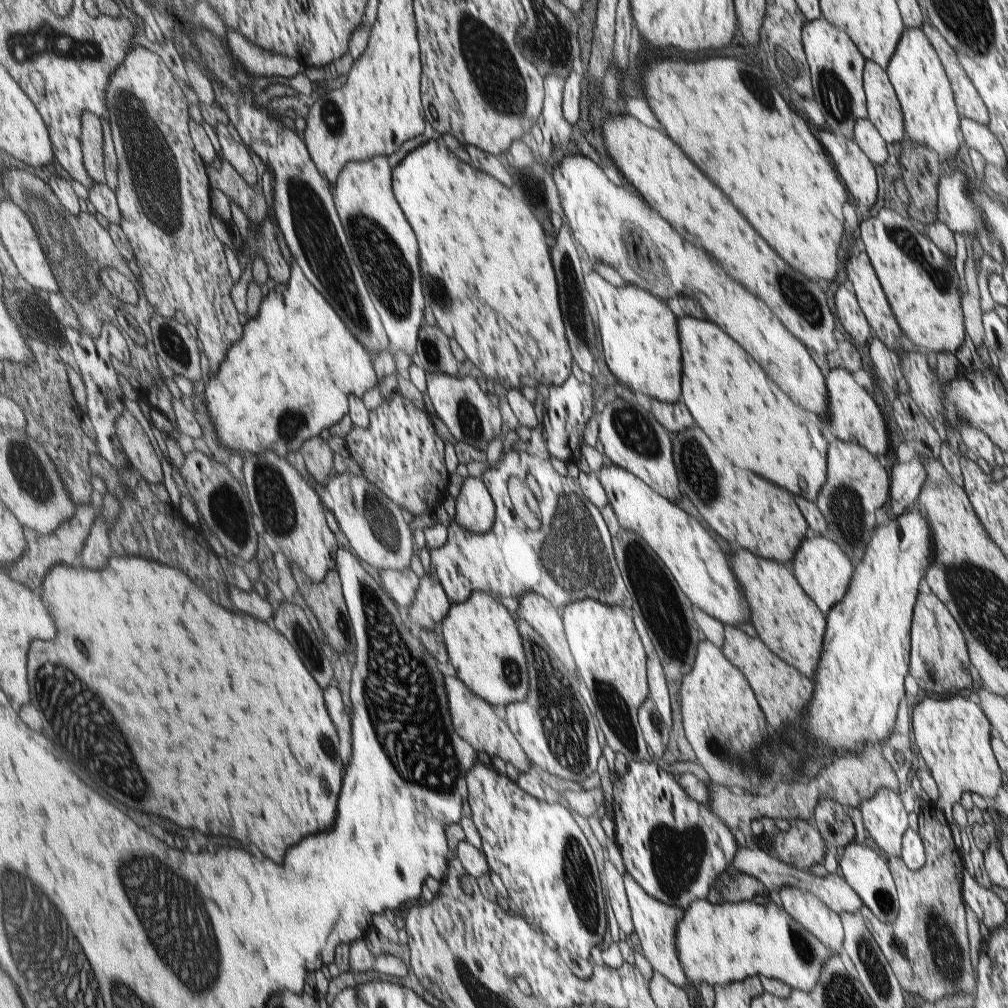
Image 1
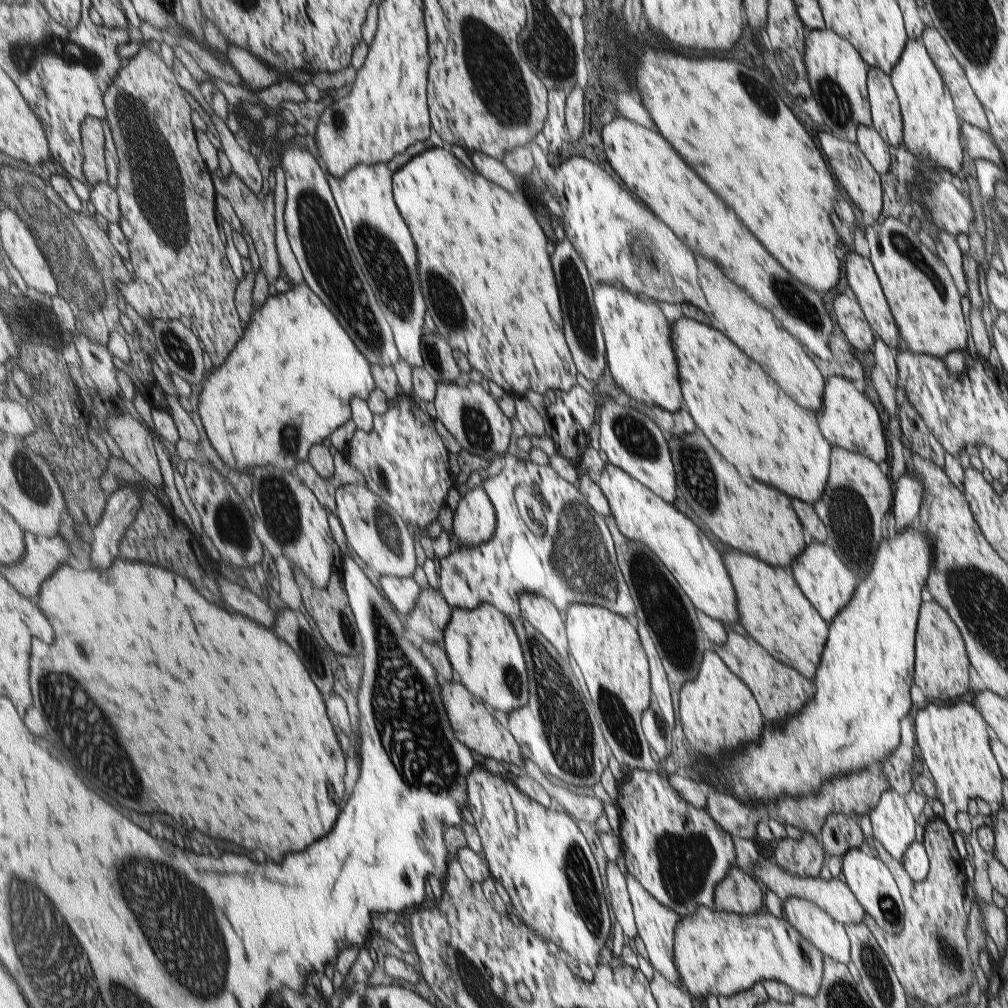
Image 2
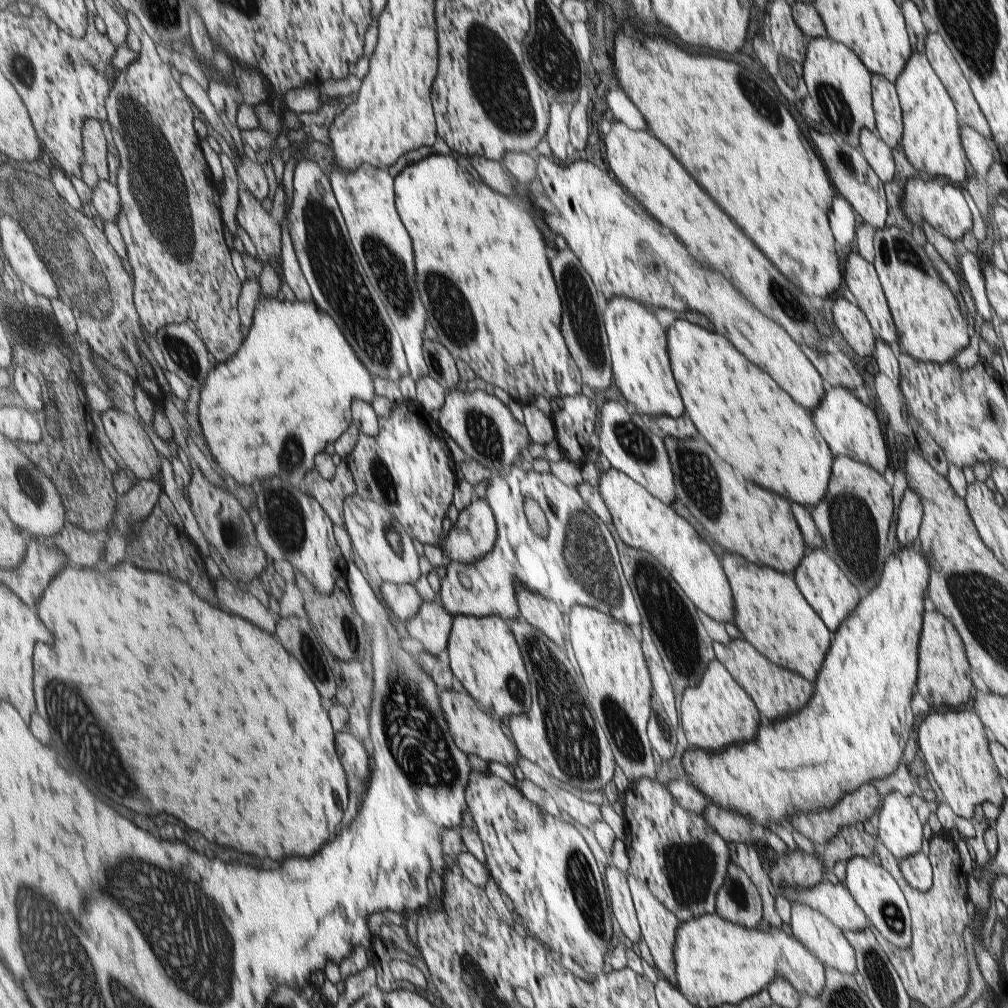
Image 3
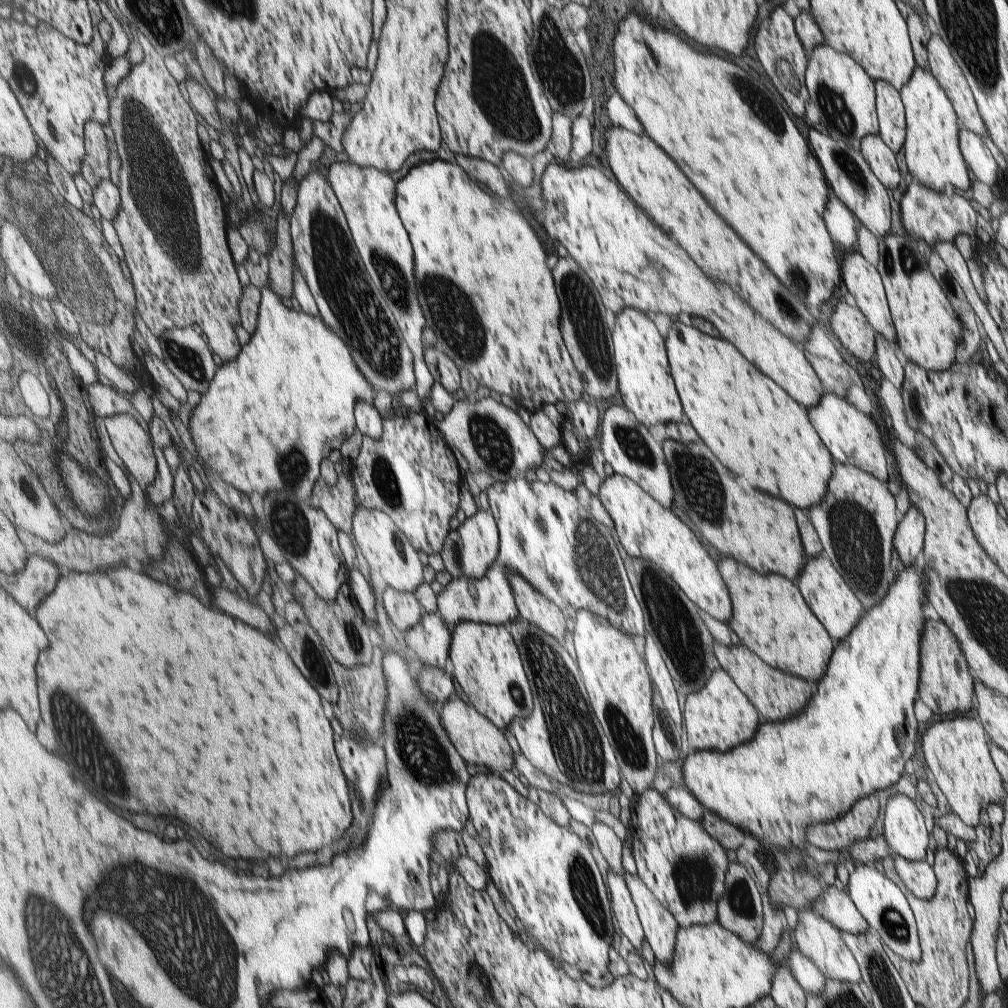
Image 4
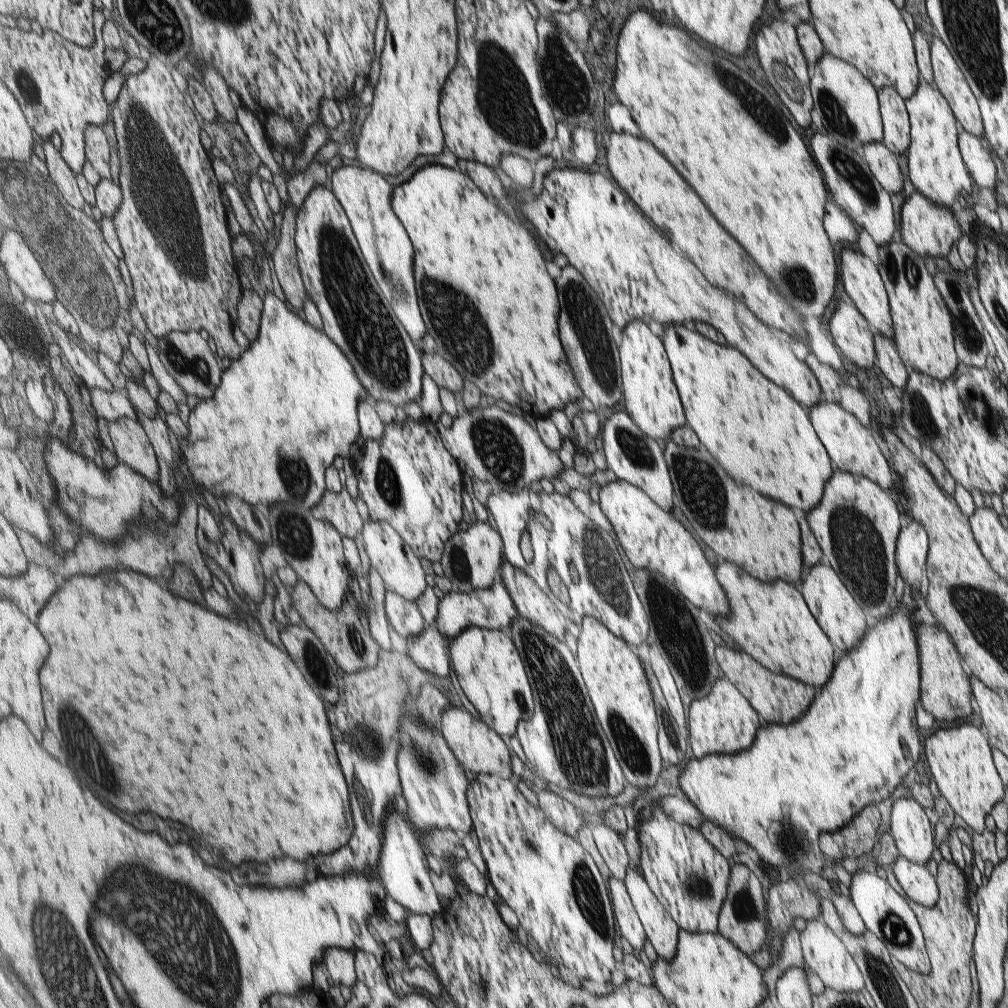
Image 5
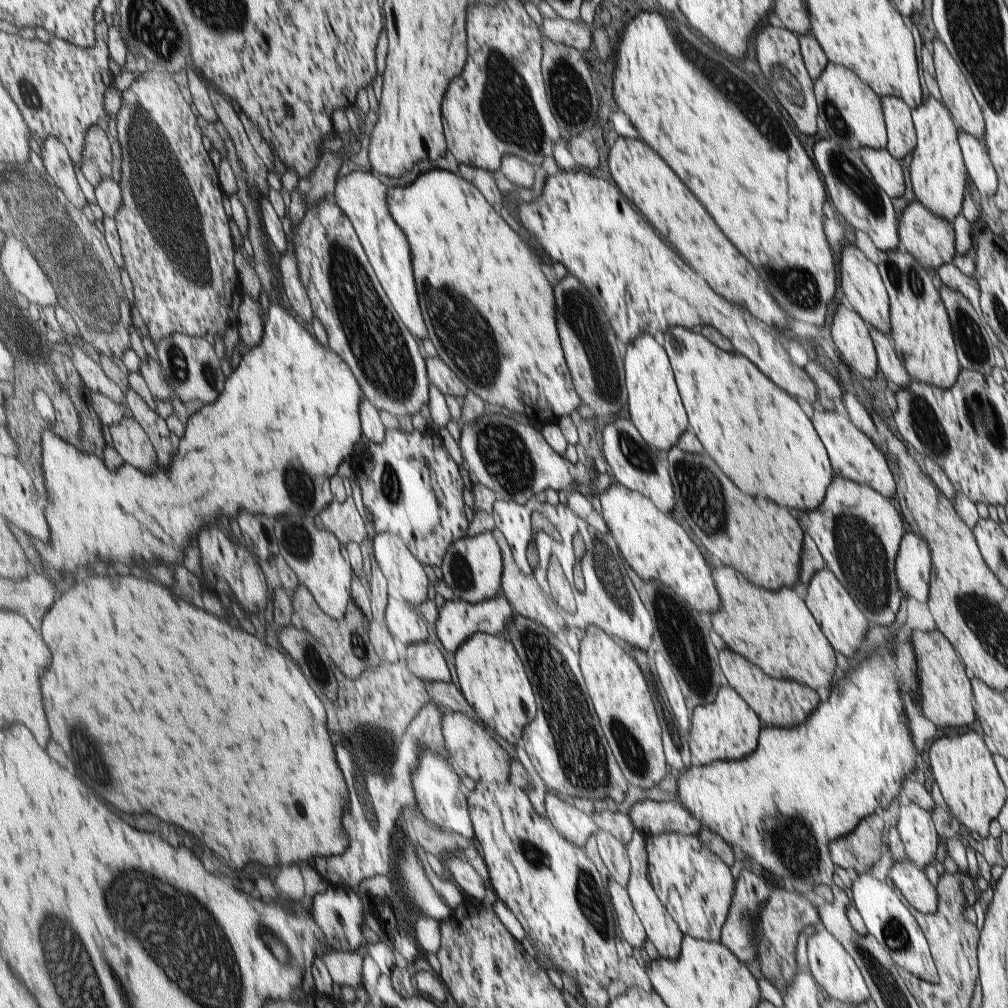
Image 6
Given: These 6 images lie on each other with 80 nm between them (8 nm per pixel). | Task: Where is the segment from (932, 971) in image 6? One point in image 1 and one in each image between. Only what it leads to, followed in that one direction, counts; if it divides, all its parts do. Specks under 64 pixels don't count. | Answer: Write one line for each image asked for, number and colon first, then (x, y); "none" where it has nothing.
1: (865, 872)
2: (866, 876)
3: (876, 893)
4: (882, 905)
5: (884, 913)

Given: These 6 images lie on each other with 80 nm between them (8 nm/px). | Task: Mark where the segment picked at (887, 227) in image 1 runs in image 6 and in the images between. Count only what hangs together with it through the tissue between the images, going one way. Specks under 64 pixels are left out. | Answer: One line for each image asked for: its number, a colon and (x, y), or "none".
2: (920, 293)
3: (929, 327)
4: (927, 330)
5: (922, 329)
6: (920, 328)

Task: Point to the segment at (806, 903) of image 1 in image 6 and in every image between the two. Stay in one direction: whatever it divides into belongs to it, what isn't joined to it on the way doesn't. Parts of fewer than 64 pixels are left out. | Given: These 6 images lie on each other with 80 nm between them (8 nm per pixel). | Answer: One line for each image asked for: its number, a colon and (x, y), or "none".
2: (829, 937)
3: (825, 941)
4: (817, 939)
5: (823, 953)
6: (831, 967)

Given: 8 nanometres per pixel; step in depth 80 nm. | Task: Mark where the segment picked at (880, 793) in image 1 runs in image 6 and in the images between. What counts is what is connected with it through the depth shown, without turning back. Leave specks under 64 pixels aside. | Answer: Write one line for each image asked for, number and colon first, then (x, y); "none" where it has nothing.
2: (893, 826)
3: (899, 830)
4: (904, 831)
5: (909, 827)
6: (918, 836)

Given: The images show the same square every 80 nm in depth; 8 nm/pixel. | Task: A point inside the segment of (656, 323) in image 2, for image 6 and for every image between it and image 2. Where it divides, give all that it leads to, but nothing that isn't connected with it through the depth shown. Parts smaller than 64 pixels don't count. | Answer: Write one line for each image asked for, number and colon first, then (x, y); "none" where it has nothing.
3: (640, 370)
4: (646, 389)
5: (651, 401)
6: (653, 404)

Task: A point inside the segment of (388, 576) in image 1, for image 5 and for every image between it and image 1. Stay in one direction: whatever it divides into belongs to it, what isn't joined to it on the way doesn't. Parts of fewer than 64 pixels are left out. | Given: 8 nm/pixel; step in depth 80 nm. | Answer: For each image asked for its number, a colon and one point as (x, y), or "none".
2: (404, 593)
3: (404, 600)
4: (405, 612)
5: (404, 616)

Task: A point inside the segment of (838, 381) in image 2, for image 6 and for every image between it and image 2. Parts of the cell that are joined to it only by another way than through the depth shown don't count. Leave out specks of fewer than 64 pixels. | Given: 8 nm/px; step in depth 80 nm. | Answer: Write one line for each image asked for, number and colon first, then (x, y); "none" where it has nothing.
3: (849, 429)
4: (851, 438)
5: (849, 446)
6: (854, 458)

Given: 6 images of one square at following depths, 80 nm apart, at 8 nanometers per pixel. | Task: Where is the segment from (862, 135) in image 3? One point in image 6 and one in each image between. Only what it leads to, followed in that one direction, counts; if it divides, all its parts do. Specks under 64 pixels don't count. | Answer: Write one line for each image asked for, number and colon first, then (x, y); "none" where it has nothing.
4: (881, 161)
5: (883, 166)
6: (883, 170)

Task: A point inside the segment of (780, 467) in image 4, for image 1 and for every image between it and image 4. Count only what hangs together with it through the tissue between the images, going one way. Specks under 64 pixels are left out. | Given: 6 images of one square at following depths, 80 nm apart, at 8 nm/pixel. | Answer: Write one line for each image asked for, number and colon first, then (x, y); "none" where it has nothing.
1: (754, 422)
2: (763, 432)
3: (757, 427)

